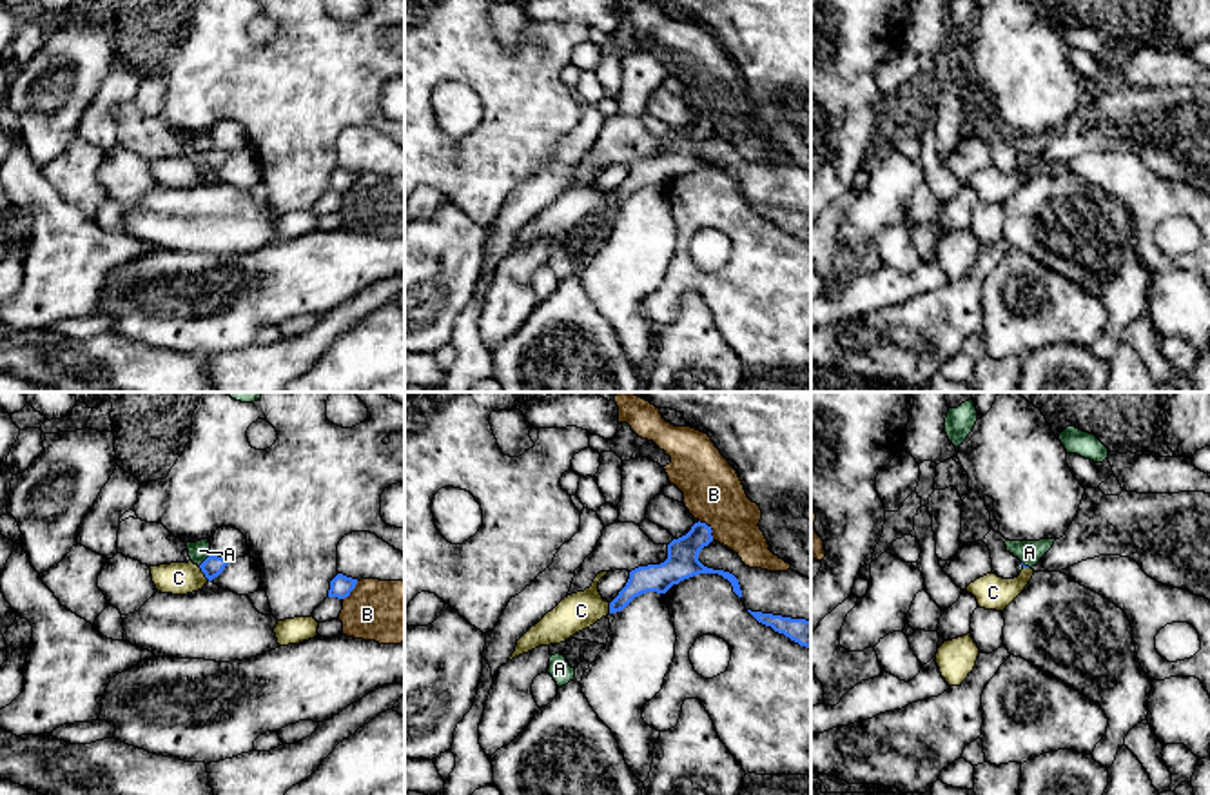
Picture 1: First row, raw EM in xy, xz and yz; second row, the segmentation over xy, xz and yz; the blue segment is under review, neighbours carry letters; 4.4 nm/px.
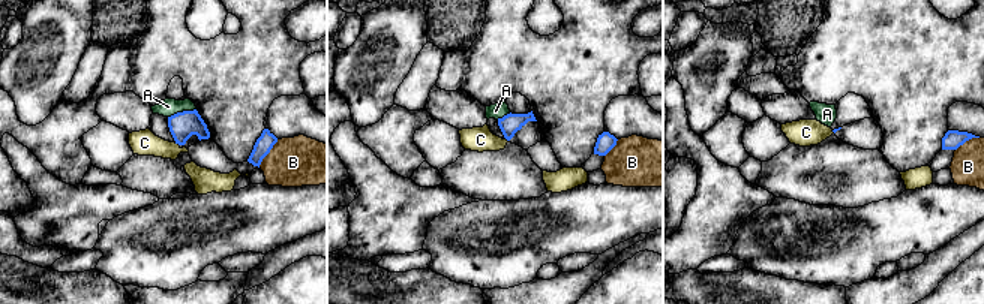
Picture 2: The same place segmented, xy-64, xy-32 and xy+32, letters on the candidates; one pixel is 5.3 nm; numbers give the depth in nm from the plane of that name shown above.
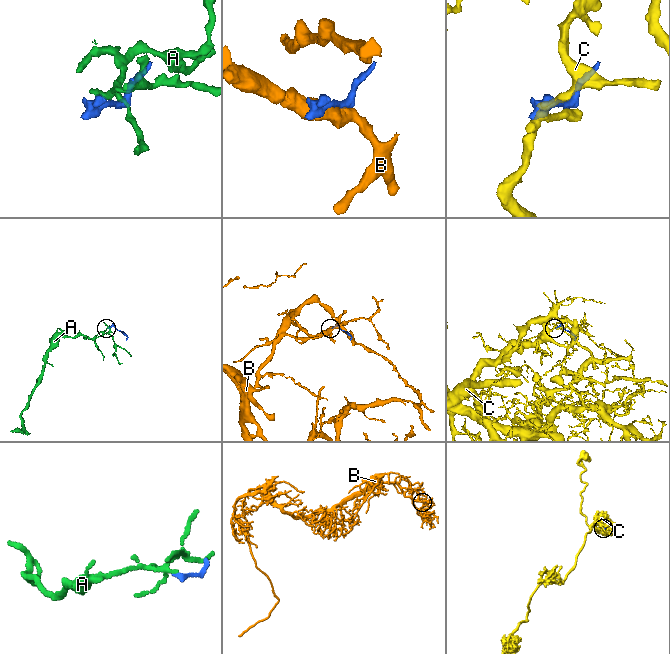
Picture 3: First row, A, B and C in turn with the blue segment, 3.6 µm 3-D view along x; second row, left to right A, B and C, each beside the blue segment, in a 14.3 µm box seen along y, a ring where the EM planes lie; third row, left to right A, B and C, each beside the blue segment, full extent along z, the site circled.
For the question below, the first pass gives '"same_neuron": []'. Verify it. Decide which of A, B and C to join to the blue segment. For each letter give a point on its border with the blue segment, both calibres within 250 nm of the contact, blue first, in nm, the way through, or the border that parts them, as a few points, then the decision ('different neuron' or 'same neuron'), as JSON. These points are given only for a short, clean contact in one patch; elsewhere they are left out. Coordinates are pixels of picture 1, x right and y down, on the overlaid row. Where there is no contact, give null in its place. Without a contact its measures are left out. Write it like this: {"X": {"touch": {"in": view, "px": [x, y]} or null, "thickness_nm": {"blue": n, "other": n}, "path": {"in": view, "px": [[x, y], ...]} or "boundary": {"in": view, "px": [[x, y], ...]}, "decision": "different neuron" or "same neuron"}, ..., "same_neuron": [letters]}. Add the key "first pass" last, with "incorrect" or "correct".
{"A": {"touch": {"in": "xy", "px": [205, 559]}, "thickness_nm": {"blue": 90, "other": 90}, "boundary": {"in": "xy", "px": [[209, 554], [198, 565]]}, "decision": "different neuron"}, "B": {"touch": {"in": "xz", "px": [710, 529]}, "thickness_nm": {"blue": 140, "other": 260}, "decision": "different neuron"}, "C": {"touch": {"in": "xy", "px": [204, 572]}, "thickness_nm": {"blue": 90, "other": 140}, "boundary": {"in": "xy", "px": [[198, 567], [209, 579]]}, "decision": "different neuron"}, "same_neuron": [], "first pass": "correct"}

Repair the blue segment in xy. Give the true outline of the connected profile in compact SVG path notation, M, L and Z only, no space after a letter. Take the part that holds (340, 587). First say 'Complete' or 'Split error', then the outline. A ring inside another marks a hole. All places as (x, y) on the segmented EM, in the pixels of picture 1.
Complete. M337 574L332 581L330 581L330 590L328 590L328 597L337 597L337 599L345 599L350 595L350 592L356 588L357 579L346 577L343 574Z

